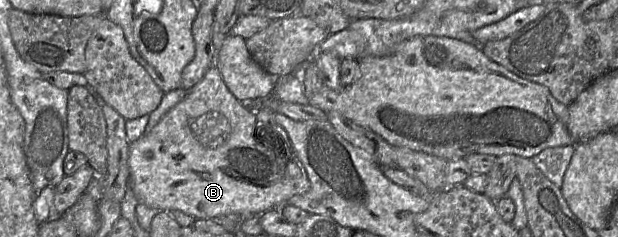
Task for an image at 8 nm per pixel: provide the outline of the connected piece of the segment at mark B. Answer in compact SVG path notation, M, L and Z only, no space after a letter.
M219 56L217 64L178 104L150 131L129 144L130 187L139 203L161 211L180 210L196 219L216 219L229 214L249 217L278 209L293 196L310 189L308 175L294 147L282 157L276 156L273 133L262 128L255 110L244 106L231 93L218 70L218 62Z

